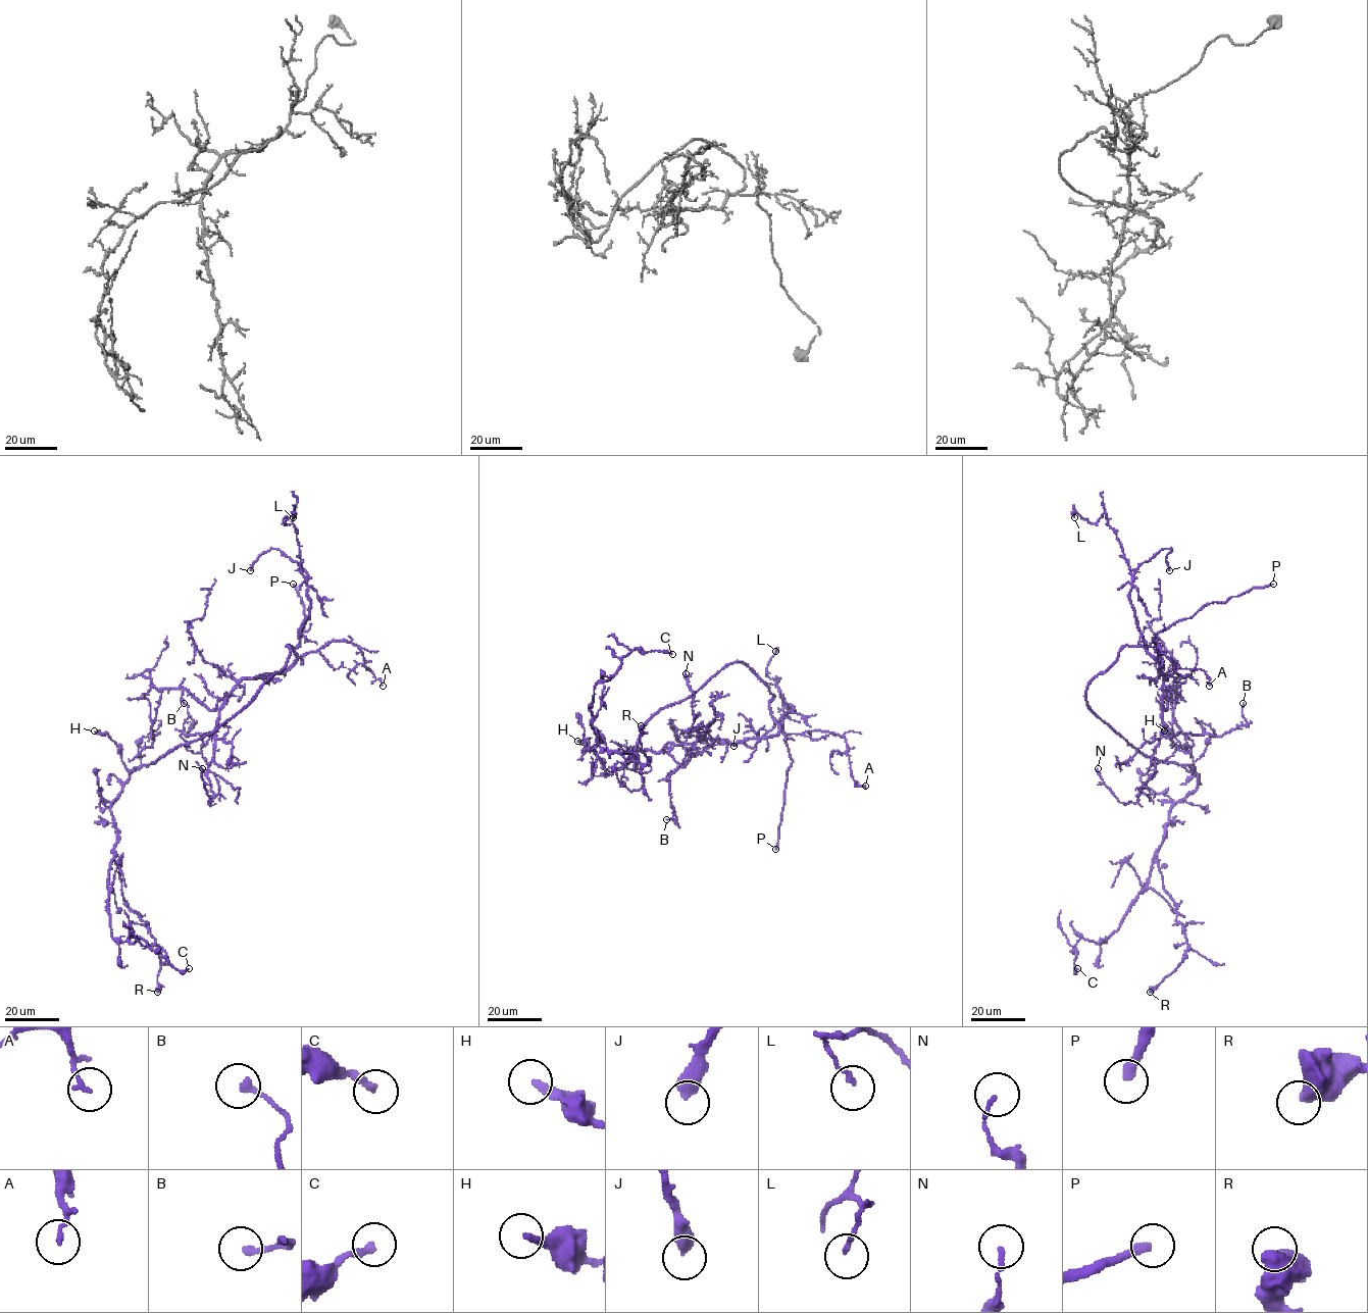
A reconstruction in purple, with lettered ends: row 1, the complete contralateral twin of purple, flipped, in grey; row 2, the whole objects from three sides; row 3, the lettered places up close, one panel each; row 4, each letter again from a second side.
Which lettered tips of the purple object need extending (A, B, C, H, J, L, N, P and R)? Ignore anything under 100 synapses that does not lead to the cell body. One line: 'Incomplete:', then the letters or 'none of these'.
Incomplete: P

